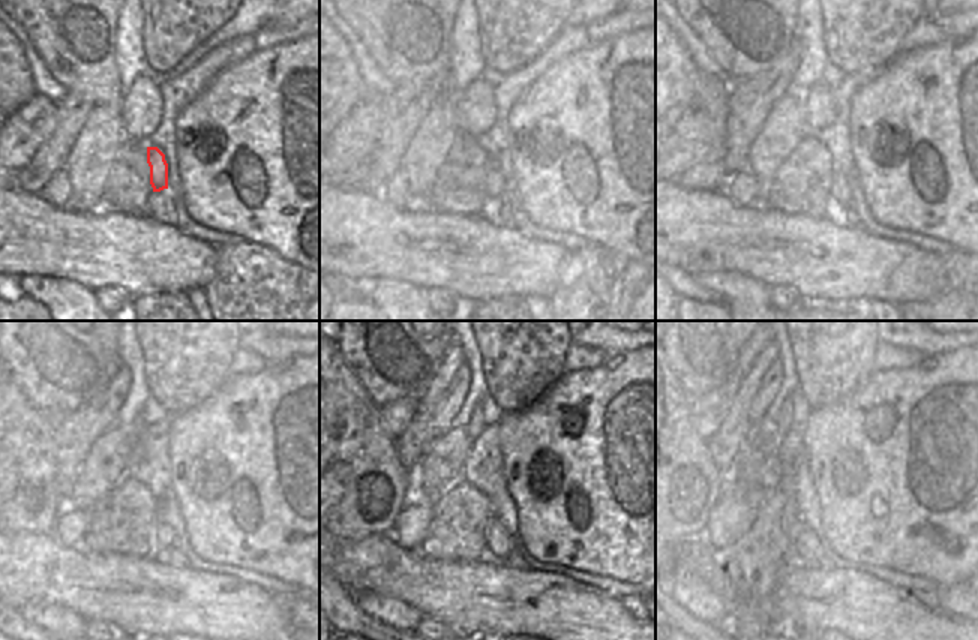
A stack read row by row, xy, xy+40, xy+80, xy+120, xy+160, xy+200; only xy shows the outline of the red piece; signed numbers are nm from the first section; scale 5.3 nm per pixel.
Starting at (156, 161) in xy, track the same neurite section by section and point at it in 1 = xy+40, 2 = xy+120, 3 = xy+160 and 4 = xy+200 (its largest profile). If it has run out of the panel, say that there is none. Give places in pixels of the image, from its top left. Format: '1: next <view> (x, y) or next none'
1: next xy+40 (494, 180)
2: next xy+120 (164, 538)
3: next xy+160 (500, 543)
4: next xy+200 (810, 549)

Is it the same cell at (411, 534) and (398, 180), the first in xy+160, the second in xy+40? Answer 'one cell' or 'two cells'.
one cell

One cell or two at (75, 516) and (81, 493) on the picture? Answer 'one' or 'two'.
two

